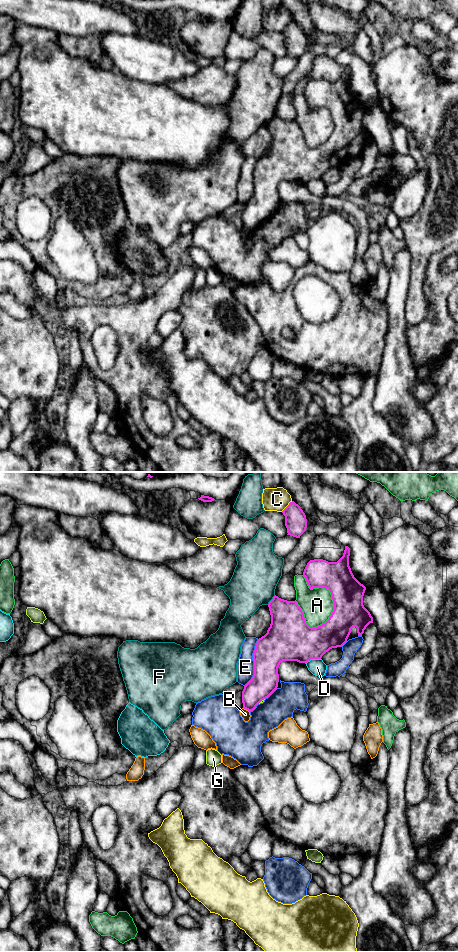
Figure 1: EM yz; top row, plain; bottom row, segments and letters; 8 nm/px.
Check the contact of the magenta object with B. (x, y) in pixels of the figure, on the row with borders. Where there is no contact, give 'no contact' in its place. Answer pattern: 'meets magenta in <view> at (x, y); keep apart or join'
meets magenta in yz at (246, 709); keep apart

